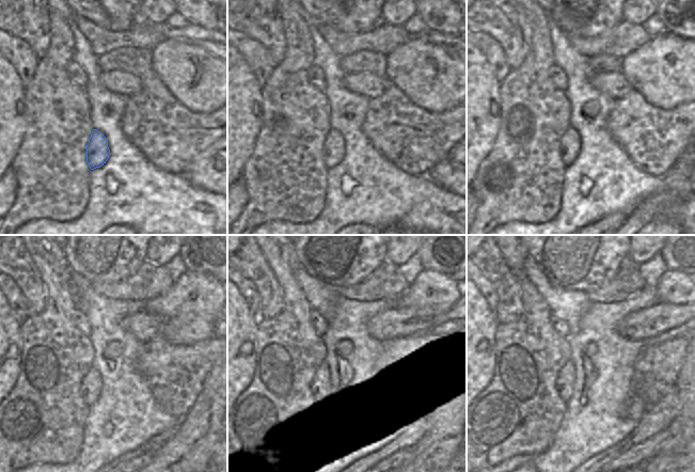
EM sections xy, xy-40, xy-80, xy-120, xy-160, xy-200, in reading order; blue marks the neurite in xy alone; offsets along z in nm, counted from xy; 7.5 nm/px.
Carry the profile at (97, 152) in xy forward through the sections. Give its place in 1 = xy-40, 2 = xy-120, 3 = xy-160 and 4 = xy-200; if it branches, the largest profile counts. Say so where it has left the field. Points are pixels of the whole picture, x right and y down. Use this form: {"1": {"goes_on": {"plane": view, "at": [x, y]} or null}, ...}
{"1": {"goes_on": {"plane": "xy-40", "at": [333, 145]}}, "2": {"goes_on": {"plane": "xy-120", "at": [91, 387]}}, "3": {"goes_on": {"plane": "xy-160", "at": [327, 380]}}, "4": {"goes_on": {"plane": "xy-200", "at": [565, 381]}}}

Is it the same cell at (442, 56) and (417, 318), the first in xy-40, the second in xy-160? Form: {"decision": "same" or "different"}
{"decision": "different"}

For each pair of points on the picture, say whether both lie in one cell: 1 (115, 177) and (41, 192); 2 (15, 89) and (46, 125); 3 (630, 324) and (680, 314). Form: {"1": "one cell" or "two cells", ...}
{"1": "two cells", "2": "two cells", "3": "one cell"}

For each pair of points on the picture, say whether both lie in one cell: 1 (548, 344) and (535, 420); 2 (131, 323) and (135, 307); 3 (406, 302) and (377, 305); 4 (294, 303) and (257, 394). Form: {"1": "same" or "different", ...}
{"1": "same", "2": "different", "3": "different", "4": "same"}

